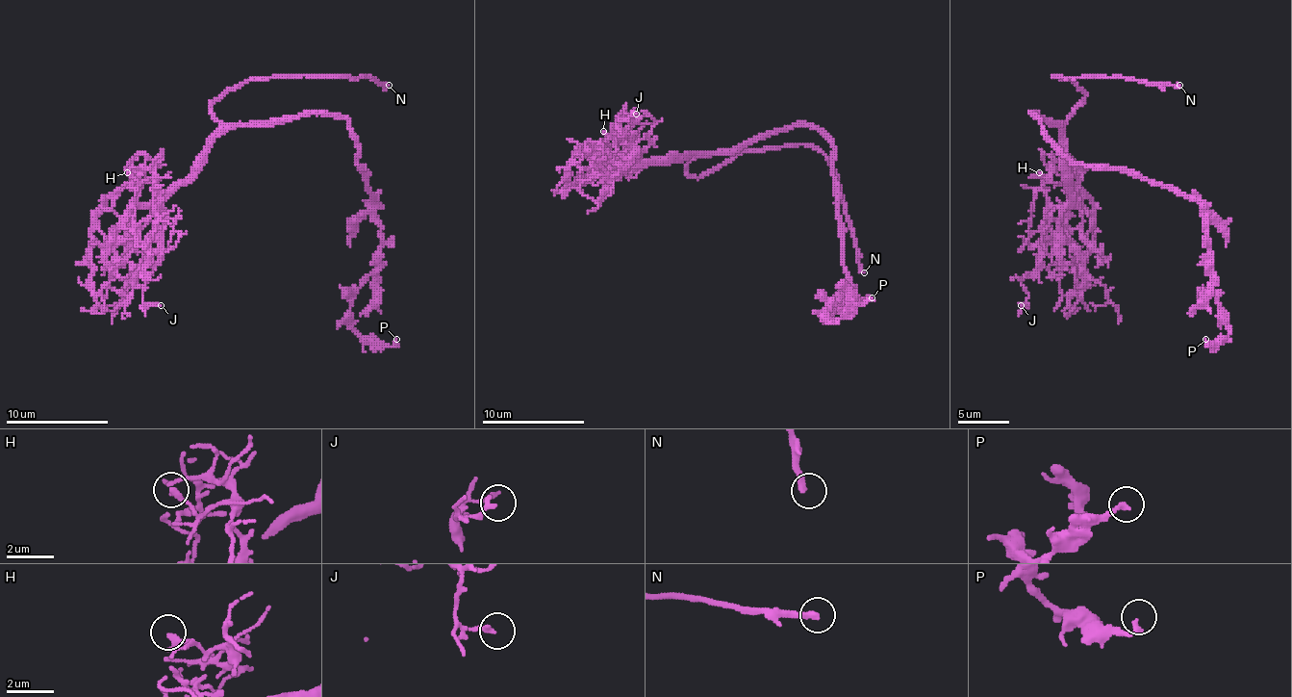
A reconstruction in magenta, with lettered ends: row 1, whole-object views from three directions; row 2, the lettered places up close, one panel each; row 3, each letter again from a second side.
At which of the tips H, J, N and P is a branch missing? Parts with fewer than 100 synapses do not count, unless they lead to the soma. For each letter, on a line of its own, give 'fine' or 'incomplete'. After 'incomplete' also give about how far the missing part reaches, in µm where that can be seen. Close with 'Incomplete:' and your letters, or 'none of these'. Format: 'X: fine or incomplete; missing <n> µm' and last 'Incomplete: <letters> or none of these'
H: fine
J: fine
N: incomplete; missing 35 µm
P: fine
Incomplete: N

